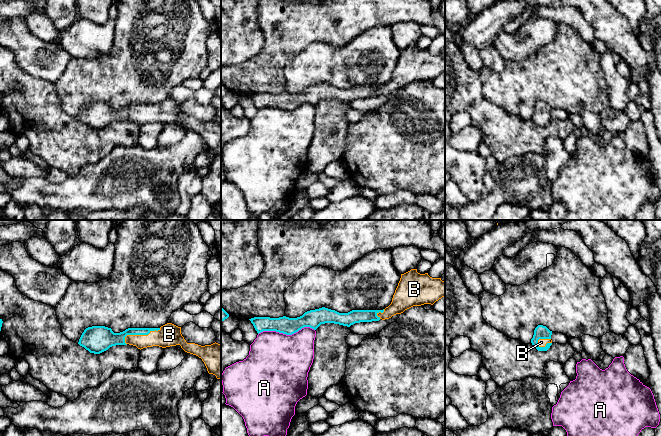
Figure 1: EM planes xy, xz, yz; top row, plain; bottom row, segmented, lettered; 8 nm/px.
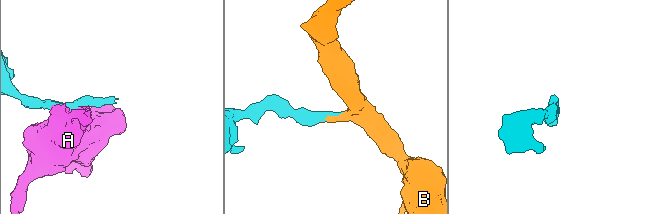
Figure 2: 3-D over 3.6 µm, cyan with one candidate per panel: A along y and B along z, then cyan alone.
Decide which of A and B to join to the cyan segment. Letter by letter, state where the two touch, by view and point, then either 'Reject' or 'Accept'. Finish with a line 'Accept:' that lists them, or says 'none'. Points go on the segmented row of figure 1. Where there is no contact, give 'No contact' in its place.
A: Touches cyan at xz (286, 334). Reject
B: Touches cyan at xy (140, 334). Accept
Accept: B

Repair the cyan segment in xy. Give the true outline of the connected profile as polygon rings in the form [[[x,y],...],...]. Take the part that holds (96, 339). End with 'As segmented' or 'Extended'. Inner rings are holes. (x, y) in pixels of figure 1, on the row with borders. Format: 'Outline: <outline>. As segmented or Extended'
Outline: [[[172,323],[160,328],[128,328],[120,333],[114,333],[105,326],[92,326],[84,330],[78,344],[94,354],[116,345],[129,344],[140,350],[152,346],[166,348],[180,345],[185,352],[201,358],[208,373],[221,380],[221,345],[216,342],[205,346],[187,343],[181,334],[181,327]]]. Extended

